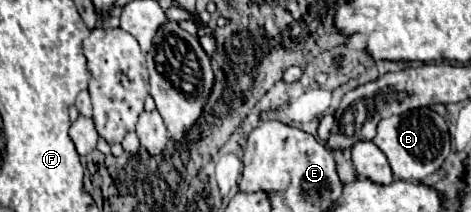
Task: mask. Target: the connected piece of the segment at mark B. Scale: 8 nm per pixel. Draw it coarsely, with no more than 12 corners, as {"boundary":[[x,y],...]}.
{"boundary":[[428,107],[382,119],[372,143],[394,179],[422,181],[450,153]]}

